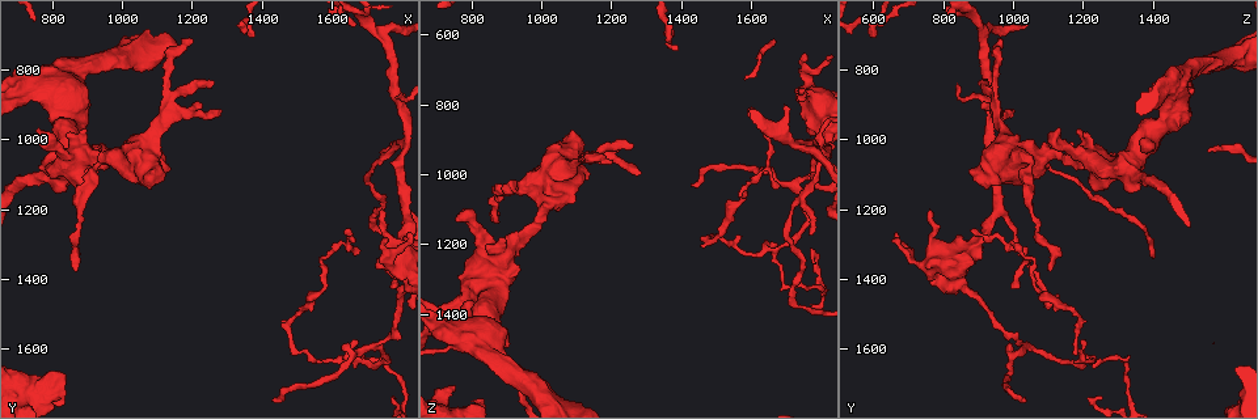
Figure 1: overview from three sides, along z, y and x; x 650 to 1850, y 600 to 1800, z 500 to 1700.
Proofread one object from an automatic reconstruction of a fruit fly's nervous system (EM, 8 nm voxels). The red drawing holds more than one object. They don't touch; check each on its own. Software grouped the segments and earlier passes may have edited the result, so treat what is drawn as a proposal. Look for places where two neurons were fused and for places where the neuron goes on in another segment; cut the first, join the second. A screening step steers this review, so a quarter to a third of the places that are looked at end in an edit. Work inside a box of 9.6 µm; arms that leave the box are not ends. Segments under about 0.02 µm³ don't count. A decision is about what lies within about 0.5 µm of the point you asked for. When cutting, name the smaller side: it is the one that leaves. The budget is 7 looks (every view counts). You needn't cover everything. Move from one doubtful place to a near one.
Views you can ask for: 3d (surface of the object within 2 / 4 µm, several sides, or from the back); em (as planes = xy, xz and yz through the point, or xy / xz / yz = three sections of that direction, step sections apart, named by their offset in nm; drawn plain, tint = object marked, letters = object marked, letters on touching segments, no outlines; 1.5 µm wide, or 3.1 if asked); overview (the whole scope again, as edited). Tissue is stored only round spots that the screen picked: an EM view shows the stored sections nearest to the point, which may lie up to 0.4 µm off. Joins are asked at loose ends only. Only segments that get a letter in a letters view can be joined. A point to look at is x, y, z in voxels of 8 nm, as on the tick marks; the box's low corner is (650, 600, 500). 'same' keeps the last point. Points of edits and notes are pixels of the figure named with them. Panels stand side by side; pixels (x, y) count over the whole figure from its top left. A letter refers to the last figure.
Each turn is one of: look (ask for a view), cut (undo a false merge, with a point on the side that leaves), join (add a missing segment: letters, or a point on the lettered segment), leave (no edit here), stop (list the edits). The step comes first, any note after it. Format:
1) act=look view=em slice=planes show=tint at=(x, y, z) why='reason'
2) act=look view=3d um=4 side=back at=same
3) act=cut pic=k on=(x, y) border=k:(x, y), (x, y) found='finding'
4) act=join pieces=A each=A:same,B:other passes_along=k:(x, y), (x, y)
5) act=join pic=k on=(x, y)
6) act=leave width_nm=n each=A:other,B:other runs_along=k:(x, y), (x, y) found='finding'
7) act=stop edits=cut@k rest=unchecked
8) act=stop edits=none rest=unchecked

act=look view=3d um=4 at=(1740, 710, 910) why='abrupt turn'

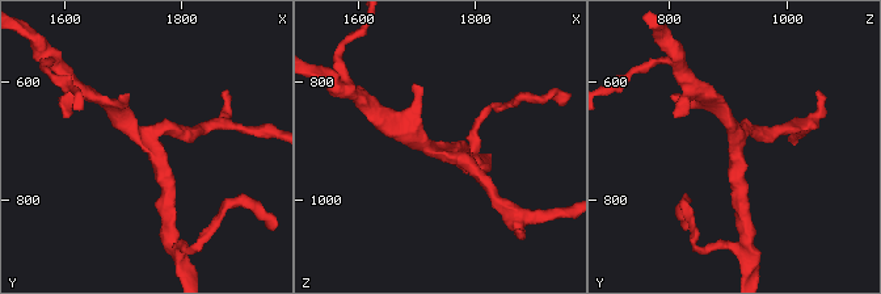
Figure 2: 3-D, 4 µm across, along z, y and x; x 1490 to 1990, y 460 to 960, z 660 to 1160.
act=look view=em slice=planes show=tint at=(1745, 710, 920) arms=3 arm_widths_nm=170,200,200

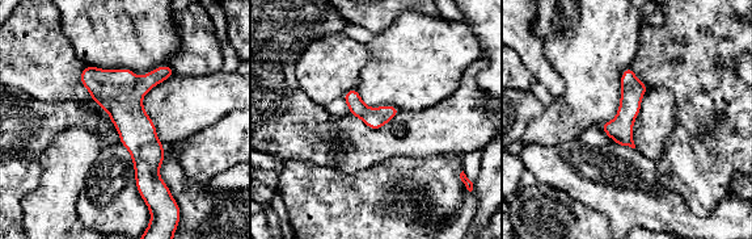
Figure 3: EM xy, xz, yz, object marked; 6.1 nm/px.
act=look view=em slice=planes show=letters at=same why='what lies round it'

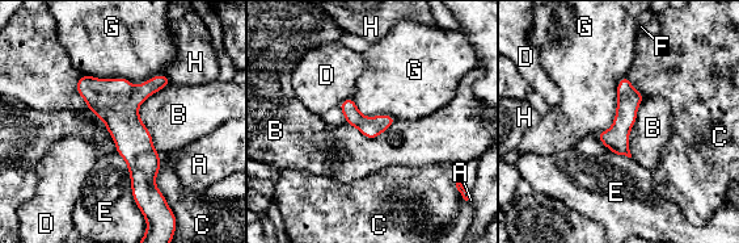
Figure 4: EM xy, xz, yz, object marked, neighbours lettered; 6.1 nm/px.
act=leave each=A:other,B:other,C:other,D:other,E:other,F:other,G:other,H:other runs_along=4:(85, 78), (134, 141), (140, 202) found='all the same neuron'

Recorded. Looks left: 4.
act=look view=em slice=planes show=tint at=(1690, 1640, 1210) why='a fork'

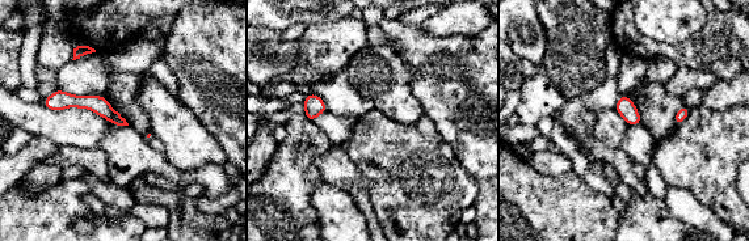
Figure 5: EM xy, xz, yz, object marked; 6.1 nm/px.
act=look view=em slice=planes show=letters at=same

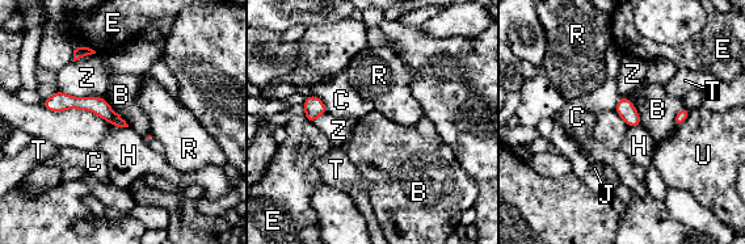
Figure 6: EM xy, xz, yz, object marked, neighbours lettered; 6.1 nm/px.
act=leave each=B:other,C:other,E:other,H:other,J:other,R:other,T:other,U:other,Z:other border=6:(102, 97), (129, 126) found='all the same neuron'

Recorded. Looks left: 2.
act=stop edits=none rest=unchecked

